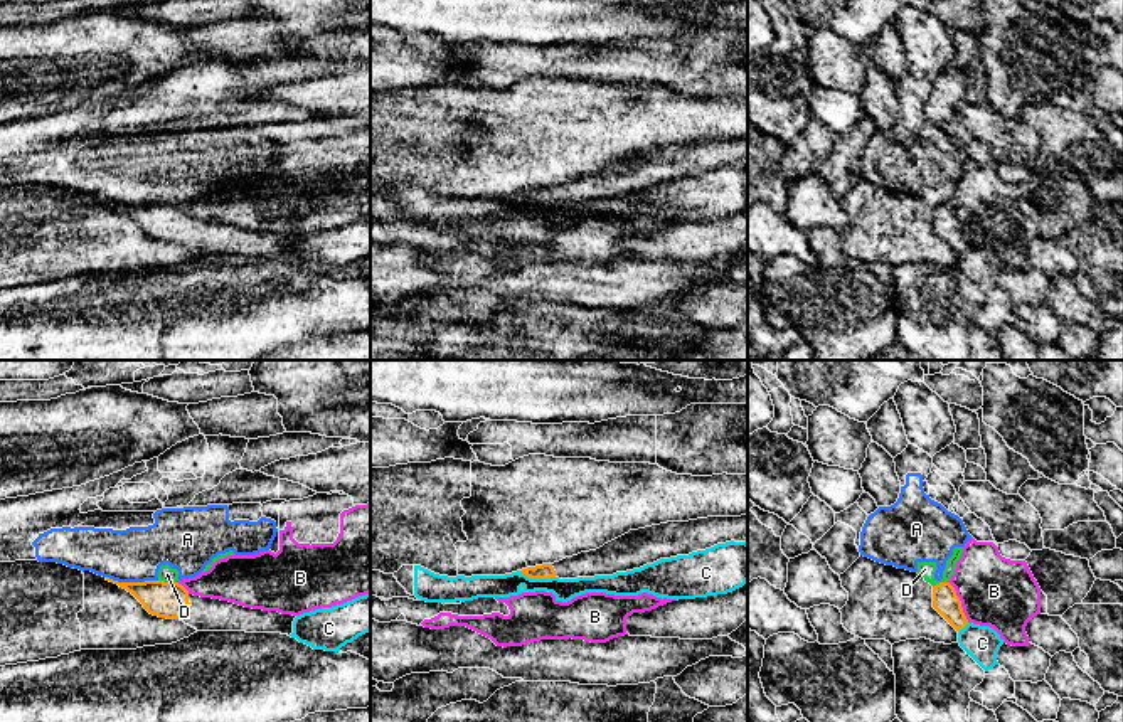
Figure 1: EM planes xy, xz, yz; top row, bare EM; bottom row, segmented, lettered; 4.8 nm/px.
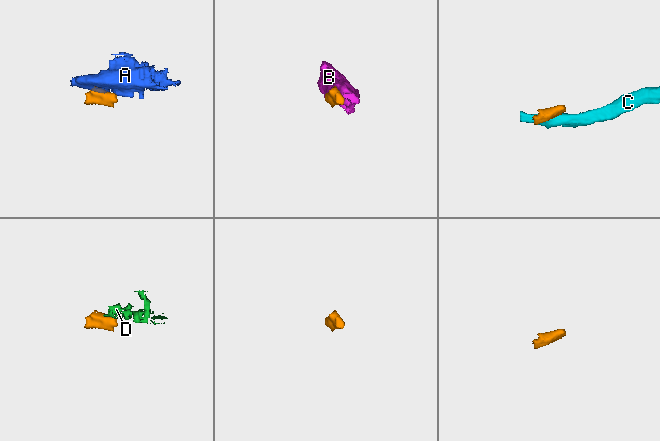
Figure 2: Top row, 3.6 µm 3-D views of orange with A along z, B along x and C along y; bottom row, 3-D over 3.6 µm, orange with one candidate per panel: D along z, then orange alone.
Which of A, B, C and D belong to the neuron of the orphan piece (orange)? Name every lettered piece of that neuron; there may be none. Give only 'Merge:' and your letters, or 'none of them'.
Merge: none of them

